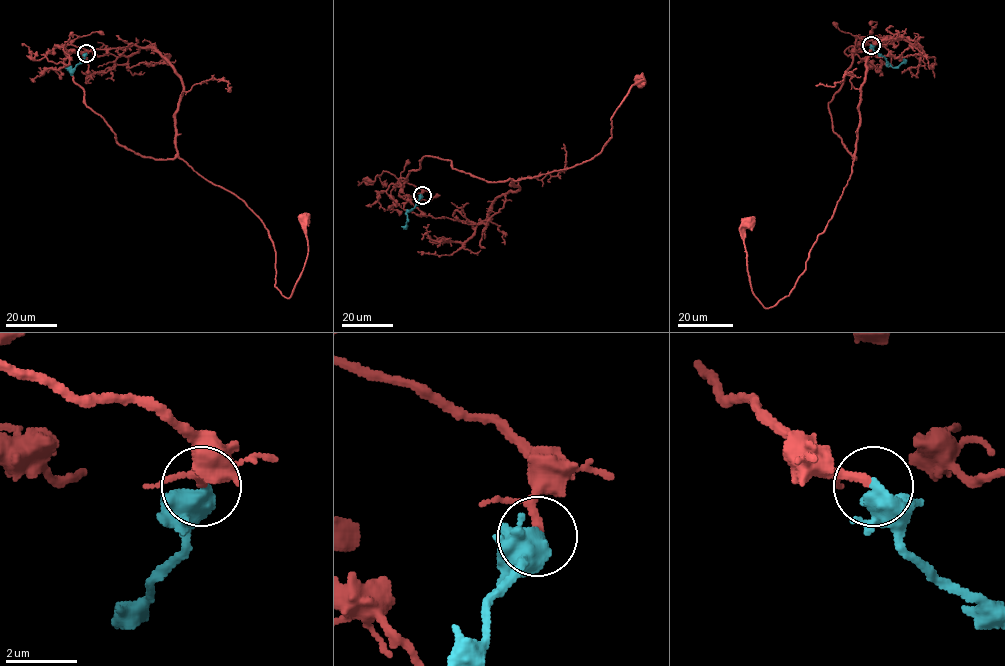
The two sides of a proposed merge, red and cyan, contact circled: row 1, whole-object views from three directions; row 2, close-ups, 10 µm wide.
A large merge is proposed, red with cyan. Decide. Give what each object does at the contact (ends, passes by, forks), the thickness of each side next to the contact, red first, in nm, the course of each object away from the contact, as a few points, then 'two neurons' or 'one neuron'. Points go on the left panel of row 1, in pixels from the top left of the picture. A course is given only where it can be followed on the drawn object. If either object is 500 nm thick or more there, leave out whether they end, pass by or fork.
calibres 170 and 650 nm; course red (85, 53), (64, 50), (84, 102), (120, 144), (236, 194), (268, 231), (285, 297), (304, 218); course cyan (85, 53), (71, 74), (65, 68); one neuron

